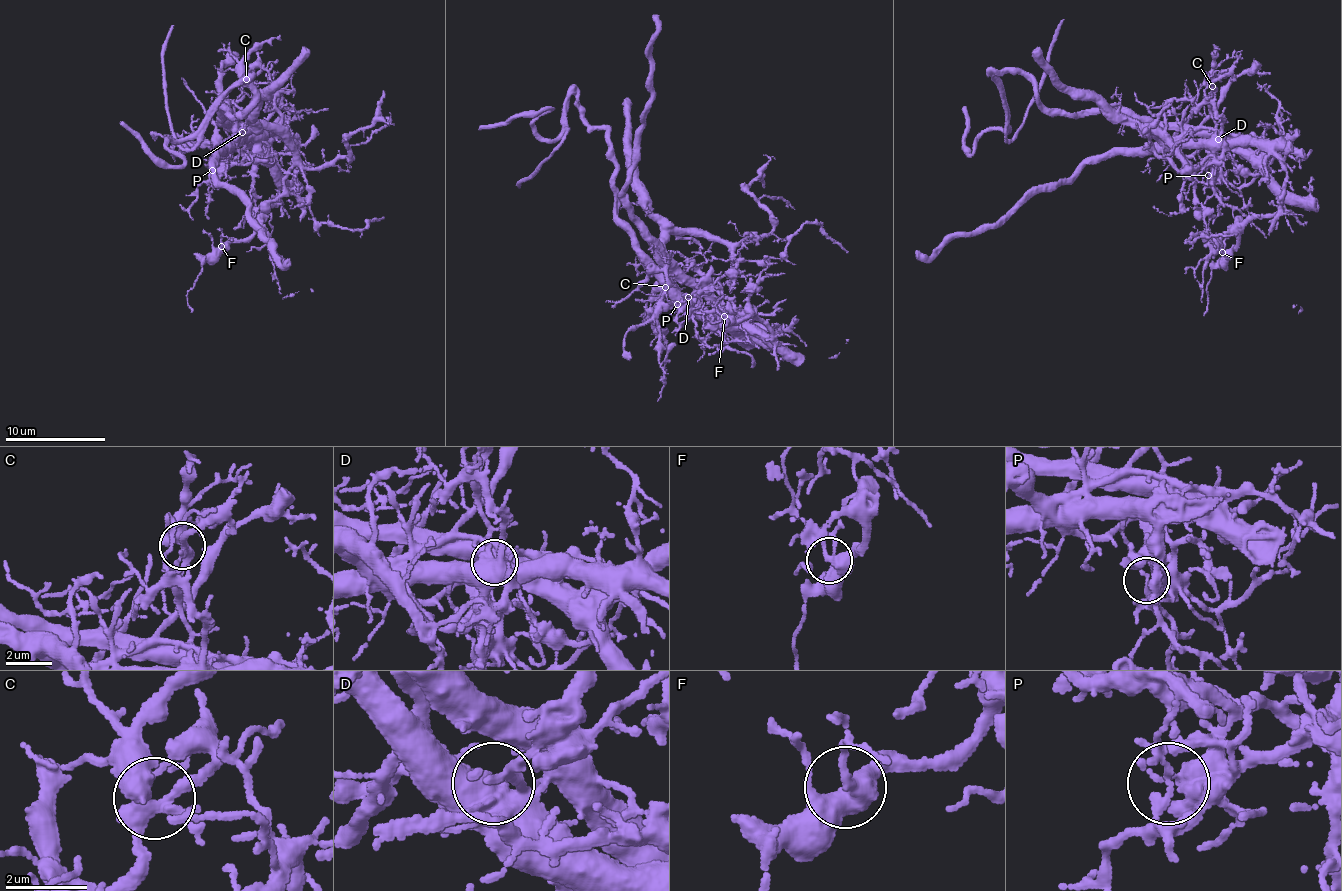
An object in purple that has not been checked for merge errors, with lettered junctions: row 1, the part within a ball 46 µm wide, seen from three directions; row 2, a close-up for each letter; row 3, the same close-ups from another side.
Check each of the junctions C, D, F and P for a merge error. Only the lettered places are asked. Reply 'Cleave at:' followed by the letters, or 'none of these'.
Cleave at: D, P

